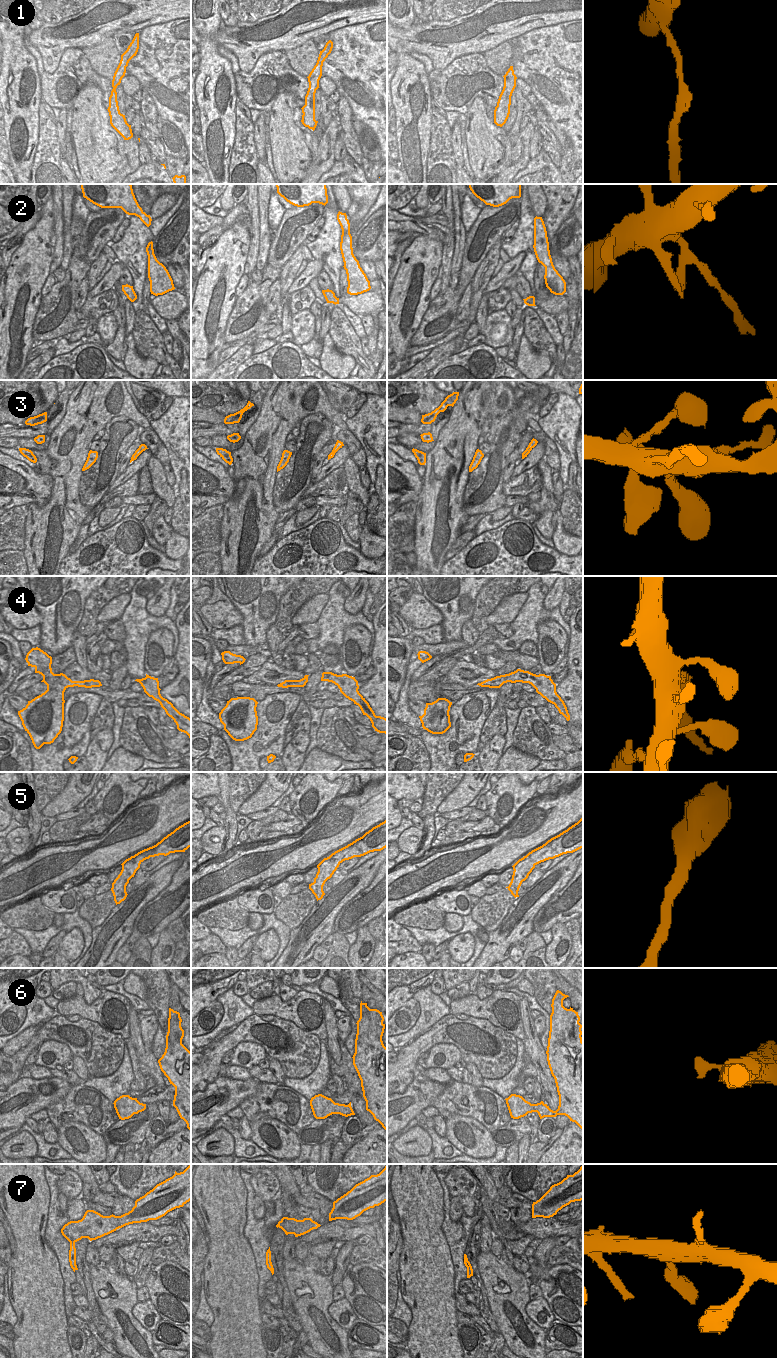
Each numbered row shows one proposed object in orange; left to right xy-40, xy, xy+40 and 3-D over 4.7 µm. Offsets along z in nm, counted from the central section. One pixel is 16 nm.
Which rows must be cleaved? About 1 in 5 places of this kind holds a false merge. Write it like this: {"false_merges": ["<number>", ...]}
{"false_merges": ["1", "2", "4"]}

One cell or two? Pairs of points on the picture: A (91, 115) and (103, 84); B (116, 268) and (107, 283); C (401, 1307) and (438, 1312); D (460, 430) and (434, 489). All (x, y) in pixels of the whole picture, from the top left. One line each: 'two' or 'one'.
A: two
B: one
C: two
D: one

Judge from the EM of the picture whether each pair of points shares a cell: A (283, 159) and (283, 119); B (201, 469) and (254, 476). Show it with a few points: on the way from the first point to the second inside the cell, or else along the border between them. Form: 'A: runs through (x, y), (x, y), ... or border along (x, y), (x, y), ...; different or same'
A: runs through (283, 149), (283, 129); same
B: border along (233, 478), (235, 491), (226, 501); different

